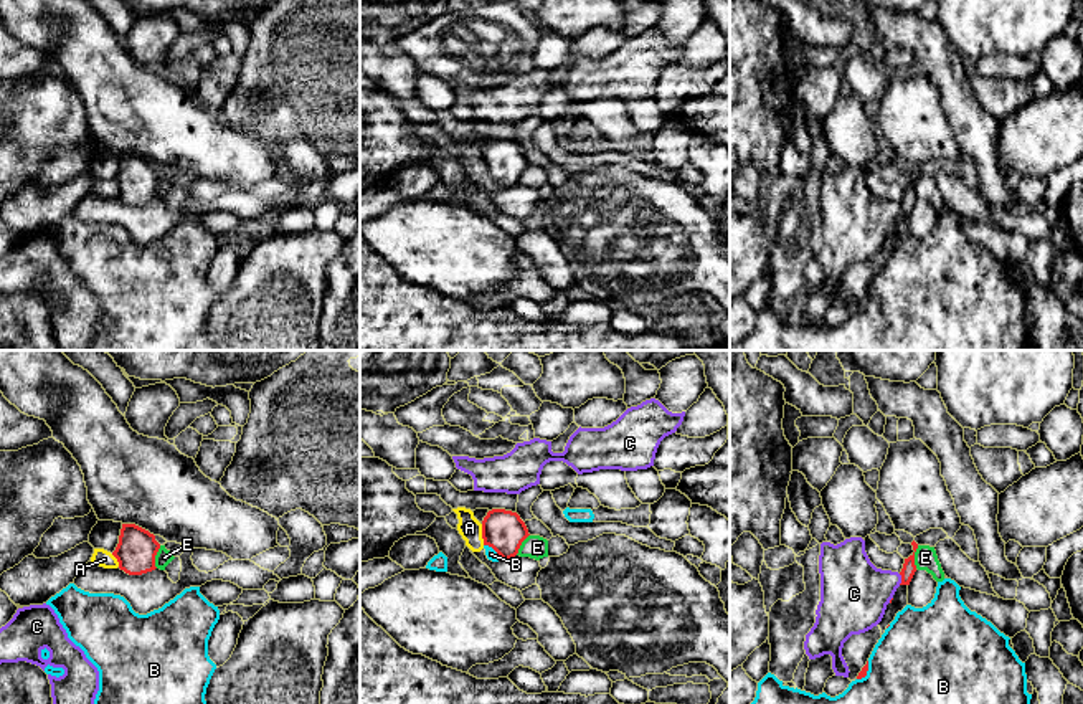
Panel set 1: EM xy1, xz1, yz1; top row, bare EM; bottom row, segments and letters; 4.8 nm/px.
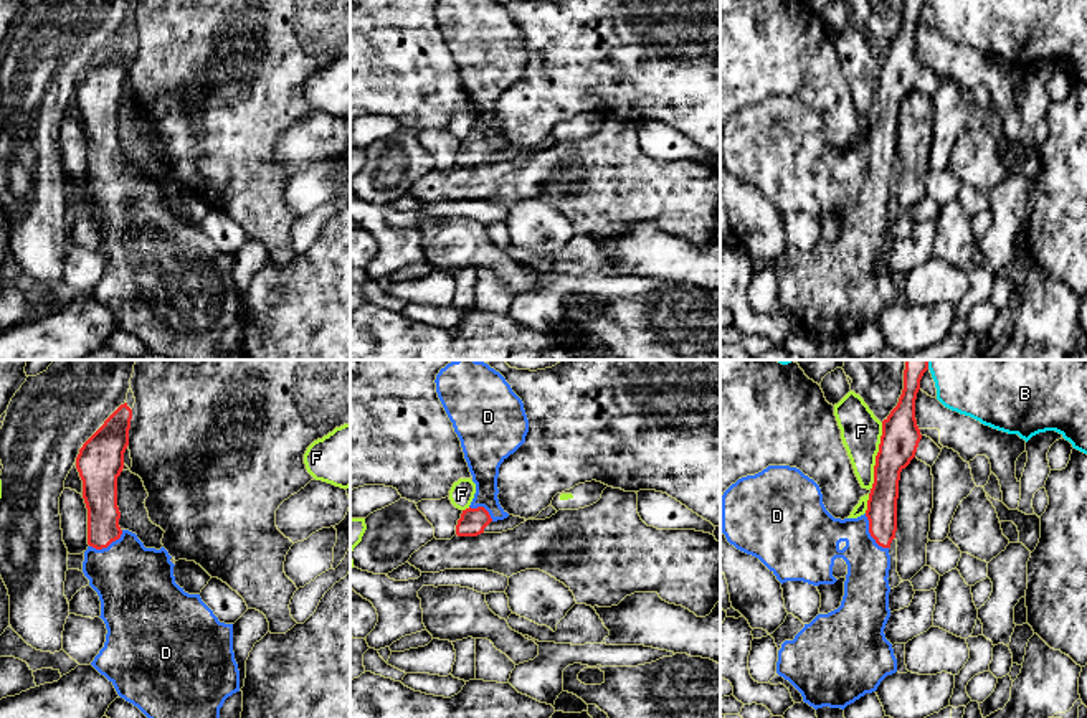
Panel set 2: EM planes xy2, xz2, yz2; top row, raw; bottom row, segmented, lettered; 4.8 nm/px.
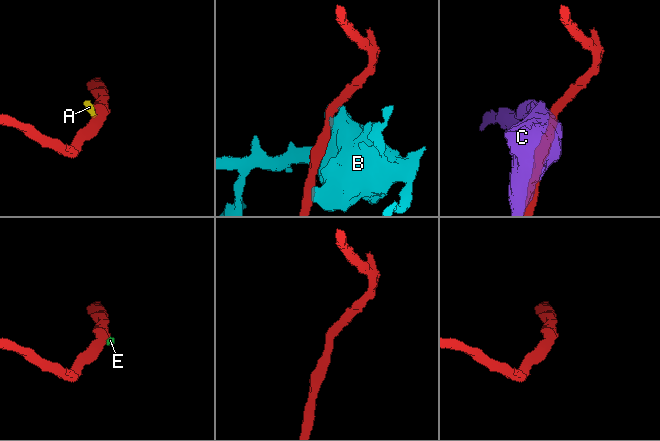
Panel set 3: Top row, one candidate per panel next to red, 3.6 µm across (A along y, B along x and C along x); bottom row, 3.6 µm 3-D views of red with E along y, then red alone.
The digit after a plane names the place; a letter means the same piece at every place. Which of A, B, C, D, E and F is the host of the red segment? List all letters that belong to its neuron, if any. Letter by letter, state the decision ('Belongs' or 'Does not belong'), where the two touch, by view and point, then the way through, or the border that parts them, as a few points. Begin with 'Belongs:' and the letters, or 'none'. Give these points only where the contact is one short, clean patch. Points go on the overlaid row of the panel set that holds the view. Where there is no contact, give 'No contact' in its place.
Belongs: D
A: Does not belong. Touches red at xz1 (482, 534). Boundary: xz1 (481, 524), (484, 544)
B: Does not belong. Touches red at xz1 (494, 549)
C: Does not belong. Touches red at yz1 (902, 579)
D: Belongs. Touches red at yz2 (869, 532). Path across: yz2 (881, 512), (879, 522), (869, 532), (818, 533)
E: Does not belong. Touches red at xy1 (154, 557). Boundary: xy1 (160, 546), (156, 556), (156, 567)
F: Does not belong. Touches red at yz2 (876, 456). Boundary: yz2 (882, 423), (871, 489)

